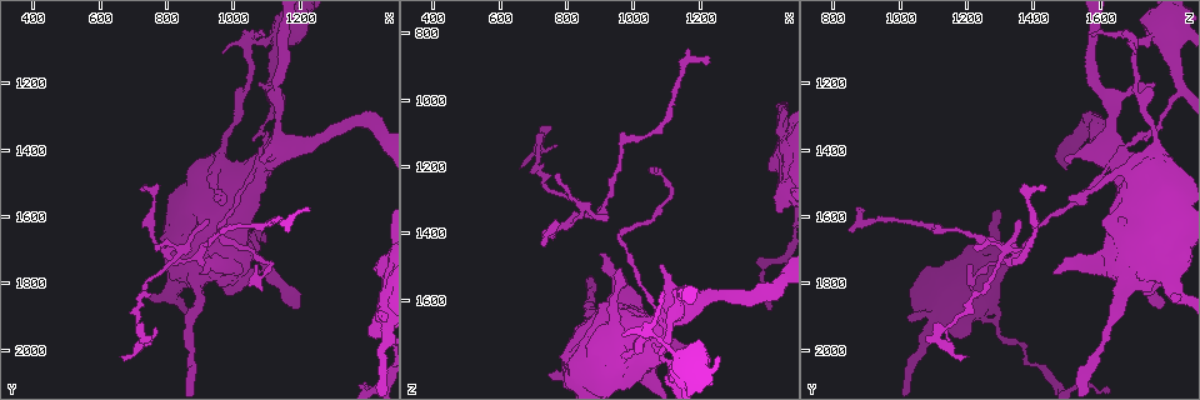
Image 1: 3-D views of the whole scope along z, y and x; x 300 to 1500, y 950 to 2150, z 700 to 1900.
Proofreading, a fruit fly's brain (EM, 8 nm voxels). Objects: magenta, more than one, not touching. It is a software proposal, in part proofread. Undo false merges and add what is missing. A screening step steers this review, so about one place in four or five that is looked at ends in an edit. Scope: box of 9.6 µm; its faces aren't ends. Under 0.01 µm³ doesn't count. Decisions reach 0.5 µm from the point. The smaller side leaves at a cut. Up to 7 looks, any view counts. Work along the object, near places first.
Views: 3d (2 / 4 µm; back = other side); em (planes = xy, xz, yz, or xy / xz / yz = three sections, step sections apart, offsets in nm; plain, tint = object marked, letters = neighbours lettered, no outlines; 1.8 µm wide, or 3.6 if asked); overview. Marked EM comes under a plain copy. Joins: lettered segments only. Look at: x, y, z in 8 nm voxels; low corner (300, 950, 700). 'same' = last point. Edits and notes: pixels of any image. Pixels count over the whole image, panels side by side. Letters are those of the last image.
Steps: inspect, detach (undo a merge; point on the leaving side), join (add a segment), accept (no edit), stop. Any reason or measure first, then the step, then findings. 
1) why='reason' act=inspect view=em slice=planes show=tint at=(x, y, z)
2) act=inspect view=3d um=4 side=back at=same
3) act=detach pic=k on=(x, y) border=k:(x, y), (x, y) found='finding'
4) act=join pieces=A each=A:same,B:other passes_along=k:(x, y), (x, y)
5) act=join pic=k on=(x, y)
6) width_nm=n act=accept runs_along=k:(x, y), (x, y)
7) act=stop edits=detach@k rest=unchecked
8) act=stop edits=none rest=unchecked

why='abrupt turn' act=inspect view=3d um=2 side=back at=(960, 1640, 1130)

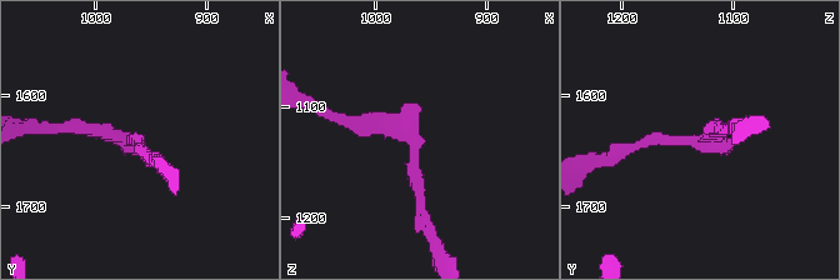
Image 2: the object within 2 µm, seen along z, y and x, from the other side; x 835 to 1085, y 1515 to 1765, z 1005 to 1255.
act=inspect view=em slice=planes show=letters at=(962, 1644, 1136)

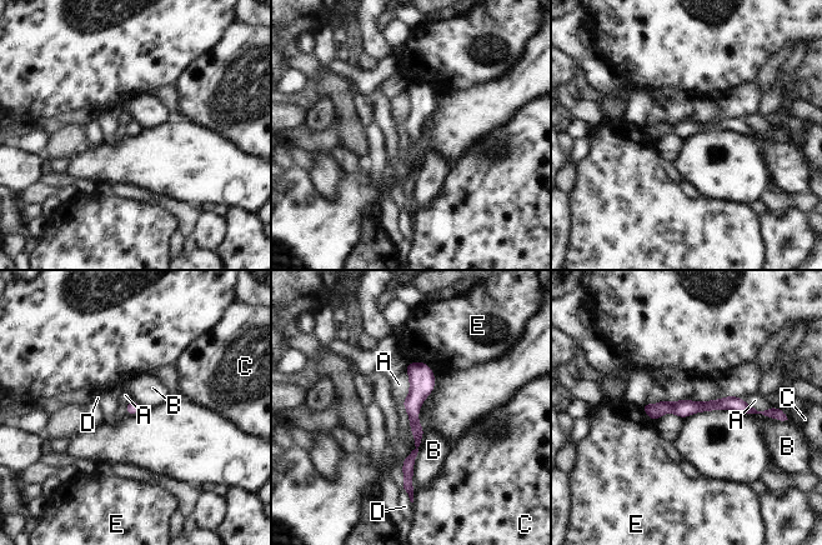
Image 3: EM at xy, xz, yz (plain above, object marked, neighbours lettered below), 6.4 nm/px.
act=accept each=A:other,B:other,C:other,D:other,E:other runs_along=3:(422, 365), (414, 401), (417, 443), (405, 485) found='continuous, no second neuron'

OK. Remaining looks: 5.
why='branch stops here' act=inspect view=em slice=planes show=letters at=(770, 1940, 1130)

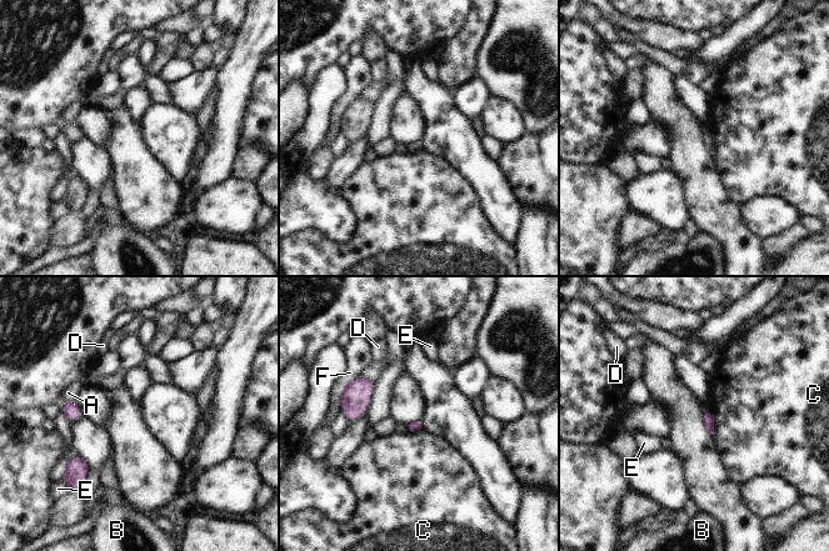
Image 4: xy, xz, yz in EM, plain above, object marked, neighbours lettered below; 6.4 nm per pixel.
width_nm=70 longest_contact=F:260nm act=accept each=A:other,B:other,C:other,D:other,E:other,F:other found='none of them fits'

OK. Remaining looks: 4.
why='calibre changes' act=inspect view=3d um=4 at=(970, 1390, 1760)

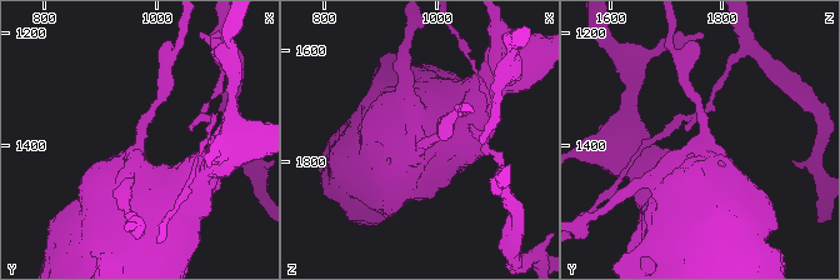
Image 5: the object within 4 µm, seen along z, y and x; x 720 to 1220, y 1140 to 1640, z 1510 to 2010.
why='need the tissue' act=inspect view=em um=3.6 slice=planes show=tint at=(975, 1385, 1760)

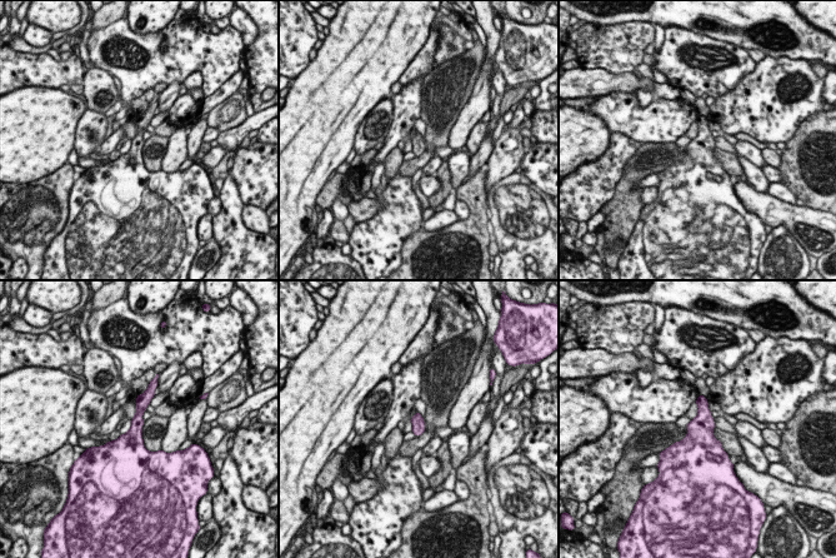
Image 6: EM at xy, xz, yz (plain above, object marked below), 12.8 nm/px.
act=inspect view=em um=3.6 slice=planes show=letters at=same

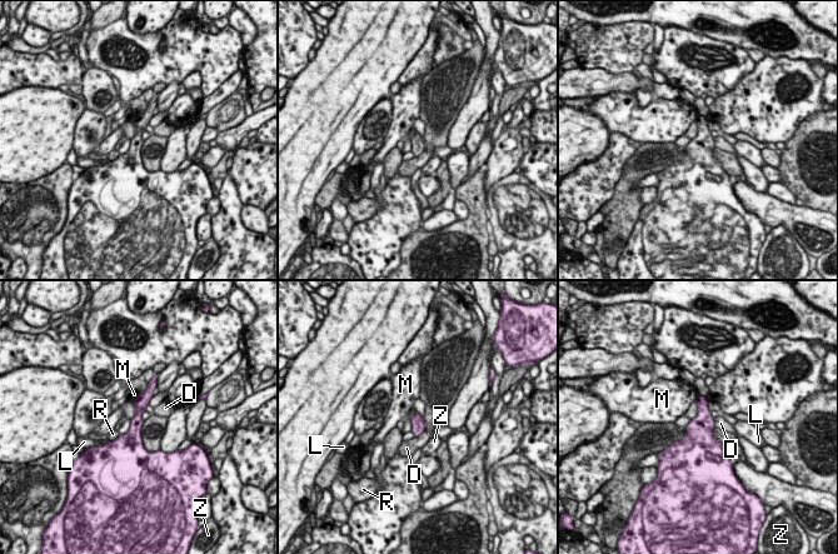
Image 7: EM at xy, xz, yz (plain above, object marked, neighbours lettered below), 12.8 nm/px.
arm_widths_nm=180,950 act=accept each=D:other,L:other,M:other,R:other,Z:other found='all the same neuron'

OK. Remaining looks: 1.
act=stop edits=none rest=unchecked

